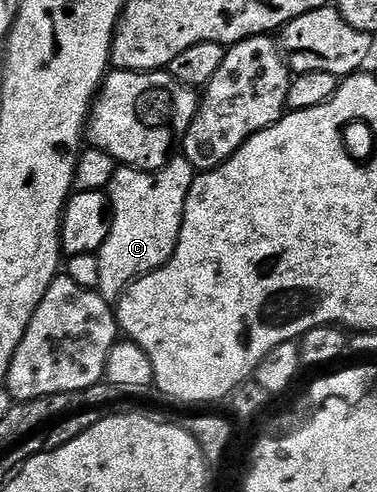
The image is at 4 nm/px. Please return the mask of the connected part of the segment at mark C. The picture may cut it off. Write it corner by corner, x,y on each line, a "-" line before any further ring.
184,155
174,156
162,169
153,173
117,168
107,190
111,210
109,234
97,252
99,283
96,291
106,301
116,302
137,278
162,269
173,258
194,176
195,170

